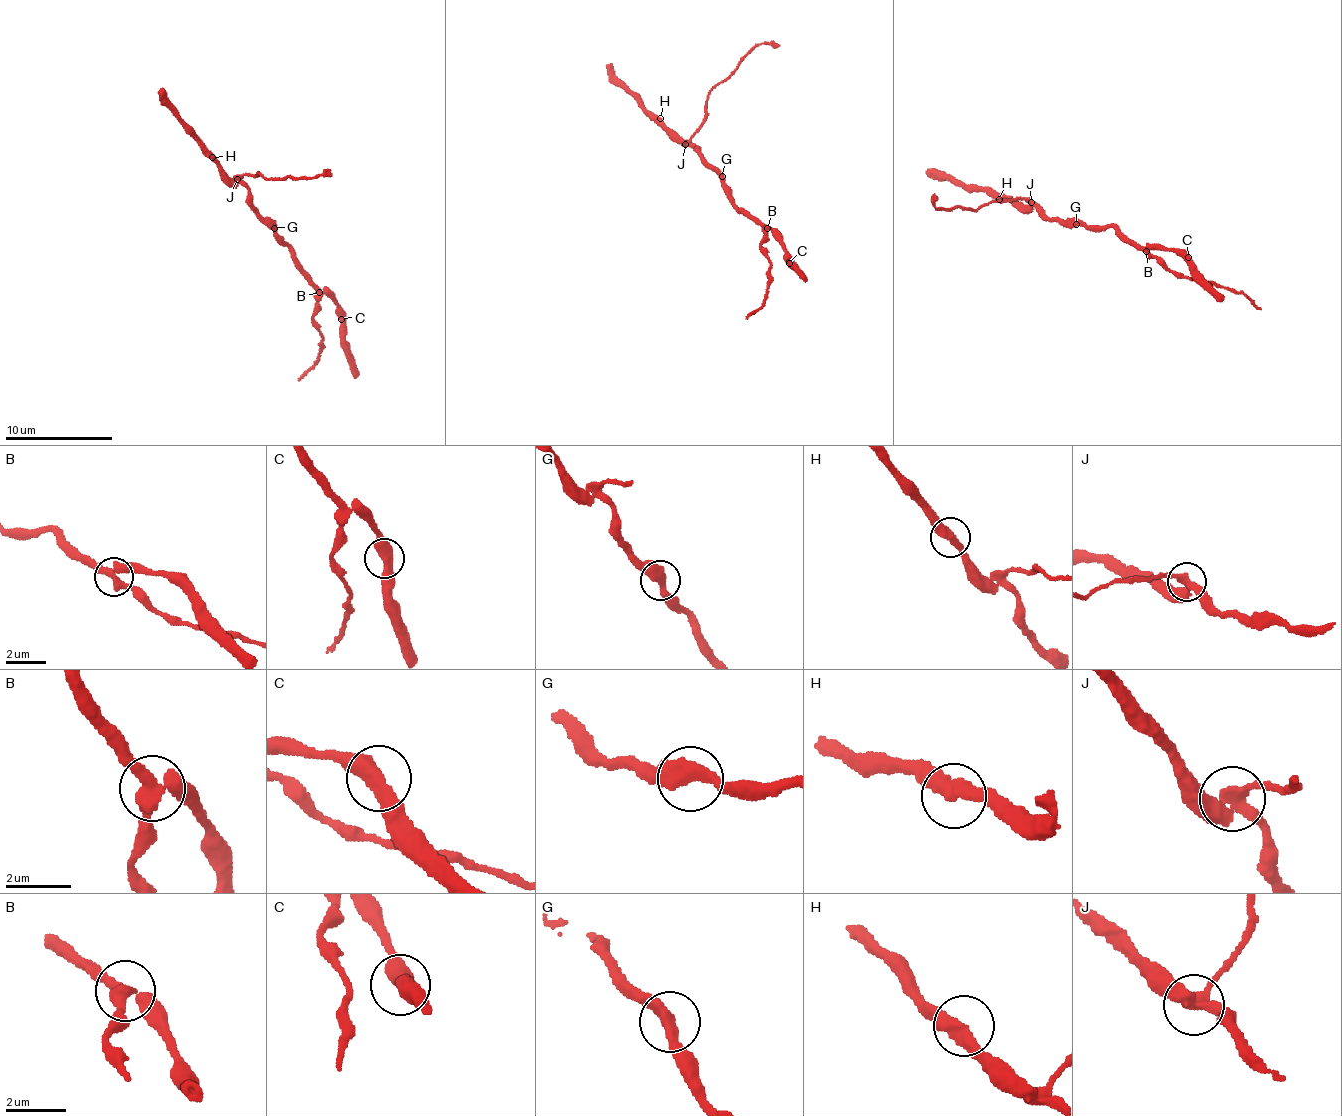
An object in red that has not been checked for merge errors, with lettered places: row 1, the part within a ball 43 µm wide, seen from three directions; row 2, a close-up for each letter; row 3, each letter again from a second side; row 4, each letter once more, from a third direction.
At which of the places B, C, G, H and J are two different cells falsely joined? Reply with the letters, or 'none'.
B, J

